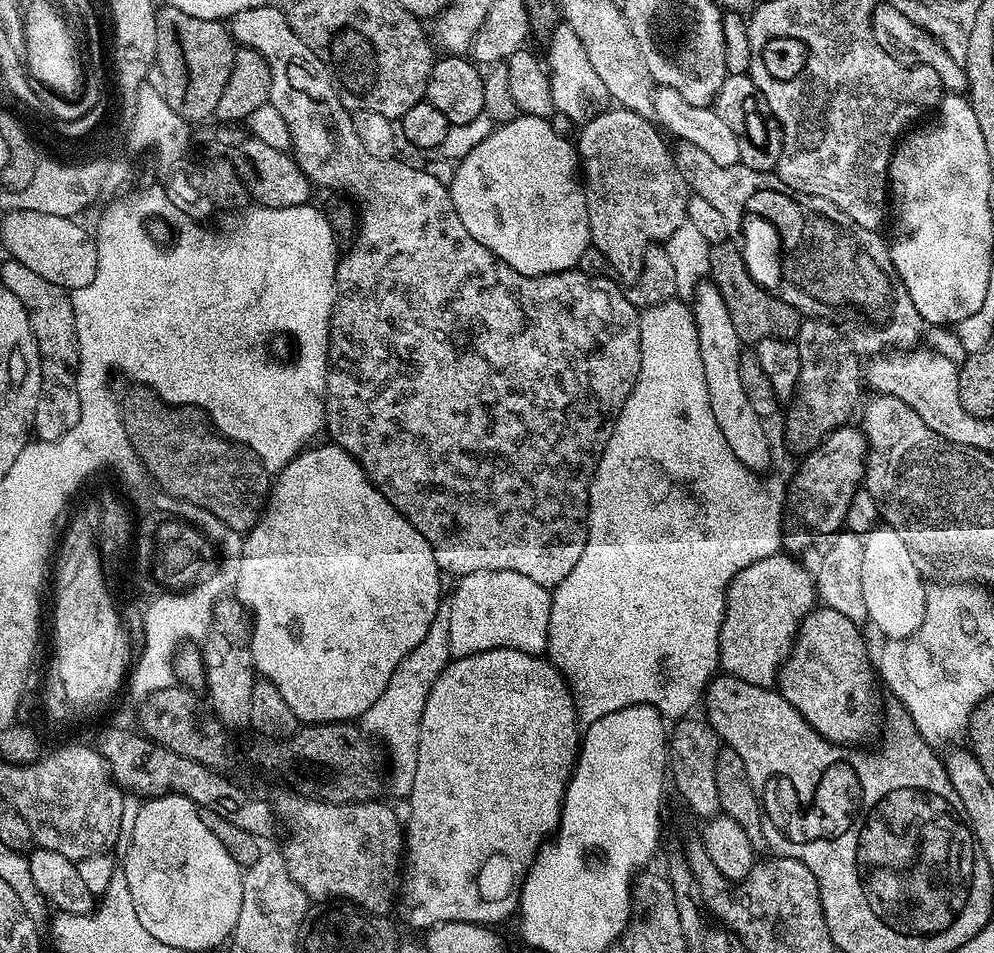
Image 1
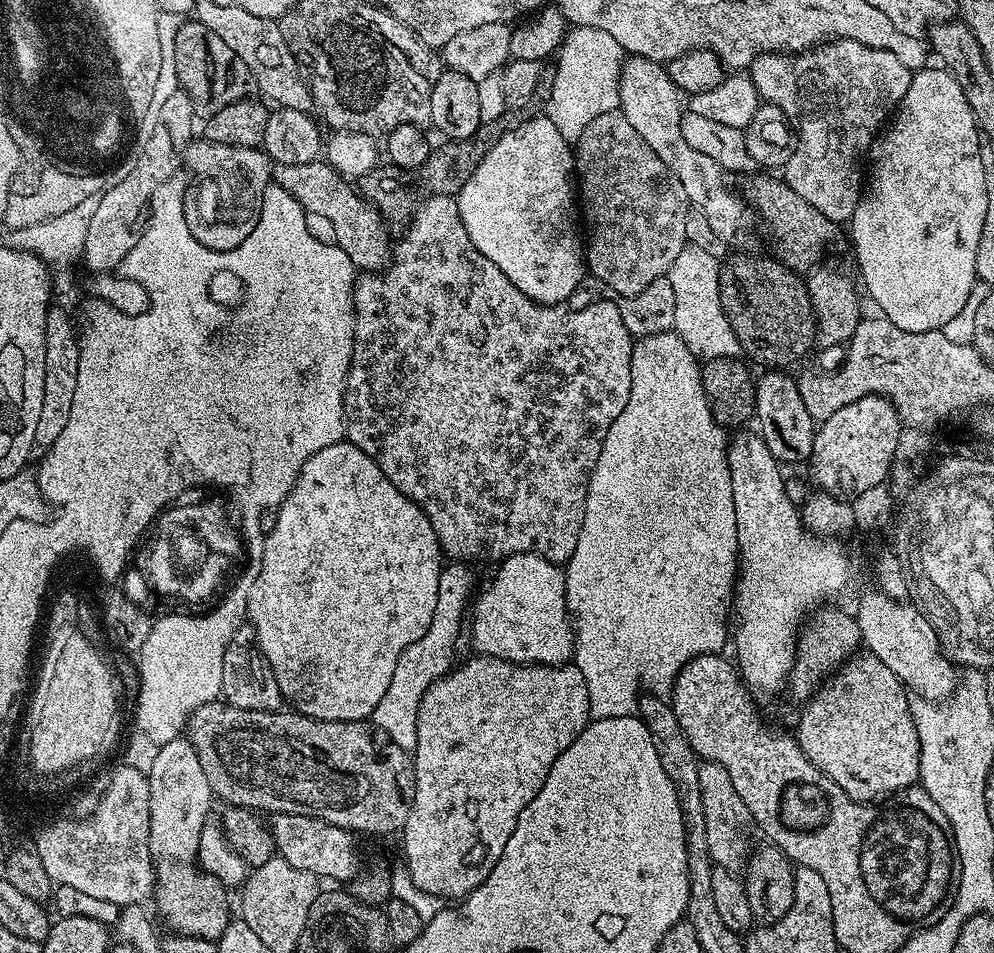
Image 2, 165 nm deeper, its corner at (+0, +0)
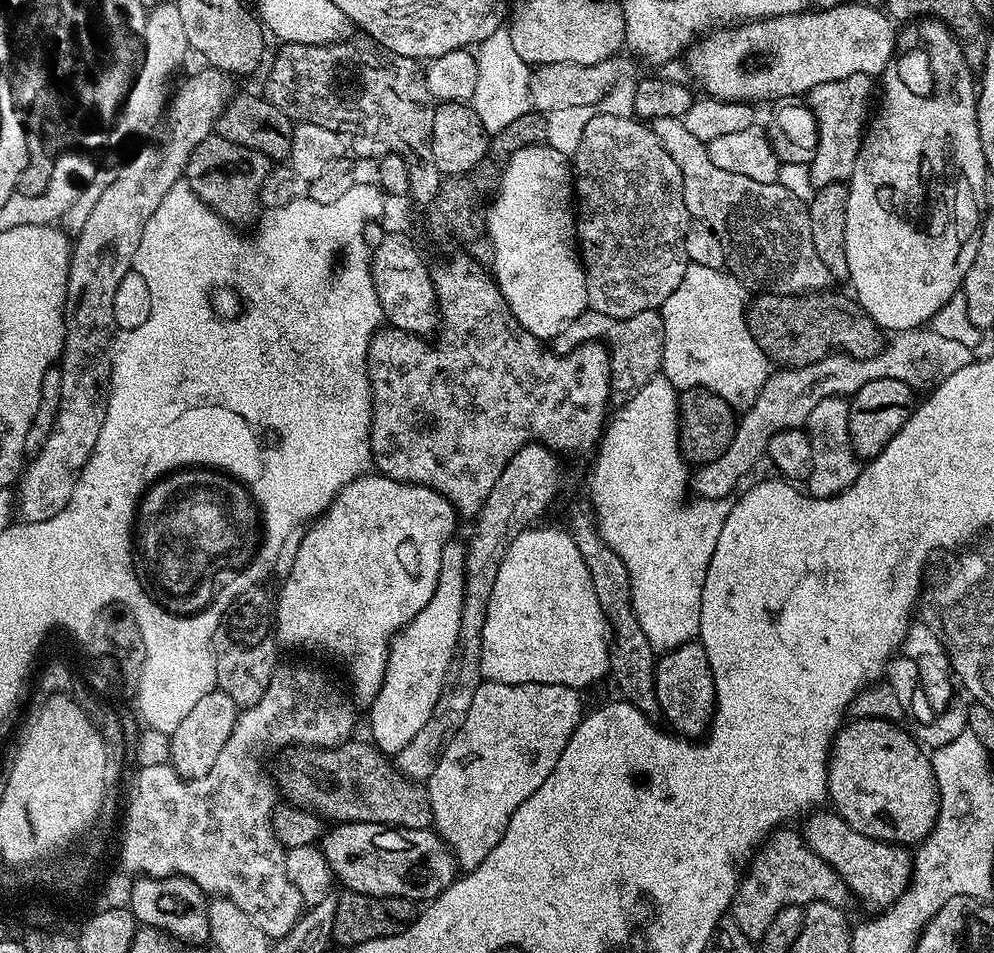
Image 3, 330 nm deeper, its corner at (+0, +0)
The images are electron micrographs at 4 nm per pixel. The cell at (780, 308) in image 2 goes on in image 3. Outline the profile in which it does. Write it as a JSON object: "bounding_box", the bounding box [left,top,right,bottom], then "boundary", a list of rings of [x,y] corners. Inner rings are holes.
{"bounding_box":[748,291,886,368],"boundary":[[[832,291],[806,292],[798,296],[775,296],[766,292],[749,303],[748,329],[773,365],[801,368],[837,350],[865,360],[884,349],[886,336],[874,318],[870,318],[851,295]]]}

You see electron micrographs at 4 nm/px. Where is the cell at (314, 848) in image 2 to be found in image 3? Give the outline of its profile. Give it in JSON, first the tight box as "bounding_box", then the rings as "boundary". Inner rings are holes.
{"bounding_box":[318,823,458,902],"boundary":[[[337,823],[323,833],[318,847],[337,881],[341,880],[347,891],[367,896],[397,896],[430,902],[453,884],[458,875],[456,857],[448,849],[448,843],[432,828]]]}

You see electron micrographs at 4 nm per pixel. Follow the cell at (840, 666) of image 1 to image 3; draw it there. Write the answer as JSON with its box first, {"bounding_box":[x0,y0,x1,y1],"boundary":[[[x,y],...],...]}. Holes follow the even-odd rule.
{"bounding_box":[828,714,940,846],"boundary":[[[870,714],[860,719],[864,720],[849,719],[832,739],[832,751],[828,754],[828,800],[831,807],[837,816],[858,830],[858,834],[866,834],[866,838],[901,846],[919,845],[932,833],[940,809],[940,795],[929,753],[911,731],[903,732],[899,723],[876,720]]]}

